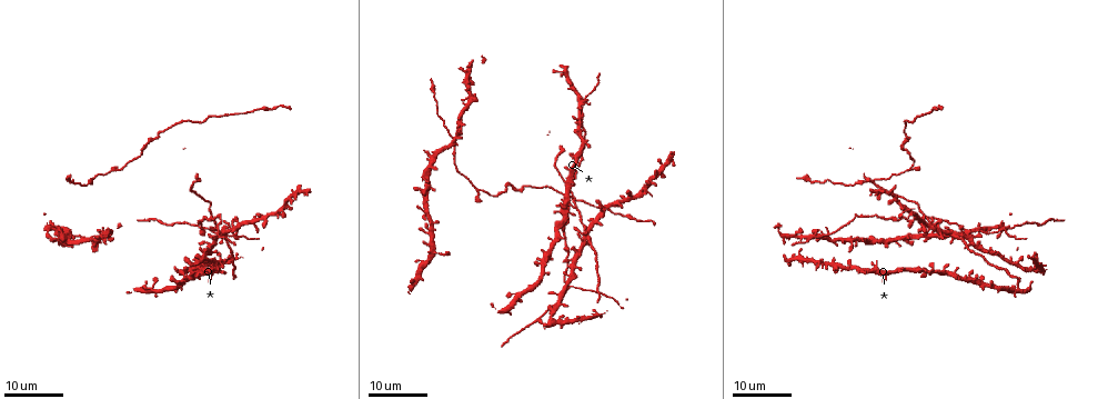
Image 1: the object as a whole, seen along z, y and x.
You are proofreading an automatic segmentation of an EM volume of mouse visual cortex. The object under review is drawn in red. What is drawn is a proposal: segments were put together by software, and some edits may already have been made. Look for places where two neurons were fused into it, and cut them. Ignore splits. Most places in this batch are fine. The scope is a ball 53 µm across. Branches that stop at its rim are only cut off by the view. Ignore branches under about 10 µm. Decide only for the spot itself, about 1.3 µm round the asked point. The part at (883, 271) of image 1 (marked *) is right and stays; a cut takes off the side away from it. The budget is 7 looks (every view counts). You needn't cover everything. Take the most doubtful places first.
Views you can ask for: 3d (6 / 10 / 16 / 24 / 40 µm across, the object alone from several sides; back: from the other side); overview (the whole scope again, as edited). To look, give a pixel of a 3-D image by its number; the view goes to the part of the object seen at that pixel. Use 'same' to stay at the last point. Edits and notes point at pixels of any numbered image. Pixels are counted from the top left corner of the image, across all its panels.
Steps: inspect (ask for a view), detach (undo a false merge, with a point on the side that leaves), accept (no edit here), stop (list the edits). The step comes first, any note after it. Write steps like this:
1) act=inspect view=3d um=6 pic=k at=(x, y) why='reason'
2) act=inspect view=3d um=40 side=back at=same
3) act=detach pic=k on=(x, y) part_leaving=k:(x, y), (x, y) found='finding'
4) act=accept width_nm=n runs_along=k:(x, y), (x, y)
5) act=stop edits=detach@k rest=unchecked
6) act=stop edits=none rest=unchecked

act=inspect view=3d um=16 pic=1 at=(958, 237) why='small branch off a trunk'

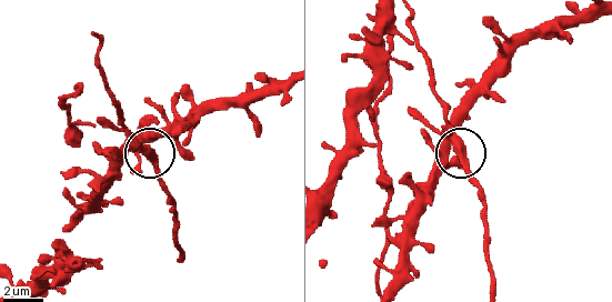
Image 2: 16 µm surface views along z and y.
act=inspect view=3d um=10 pic=2 at=(456, 150)

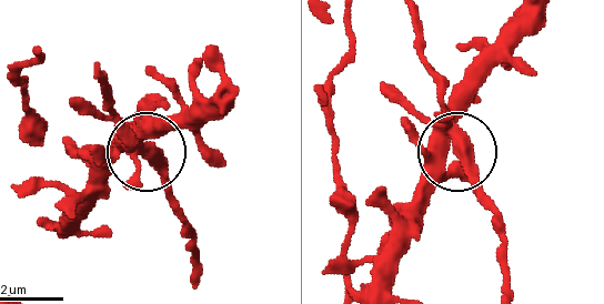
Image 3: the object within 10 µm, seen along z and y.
act=detach pic=3 on=(127, 133) side_arm_um=15 found='two neurons meet here'

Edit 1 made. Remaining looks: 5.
act=inspect view=3d um=16 pic=2 at=(387, 229) why='arms part here'

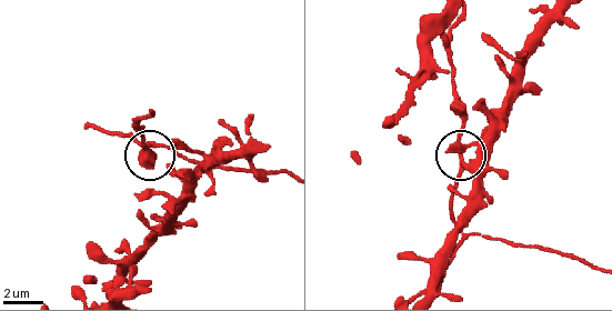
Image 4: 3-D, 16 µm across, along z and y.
act=inspect view=3d um=6 at=same

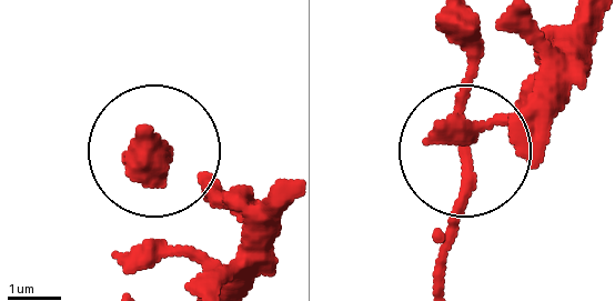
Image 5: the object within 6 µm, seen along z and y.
act=accept width_nm=130 found='continuous, no second neuron'

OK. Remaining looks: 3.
act=inspect view=3d um=16 pic=1 at=(619, 215) why='thick turns thin'

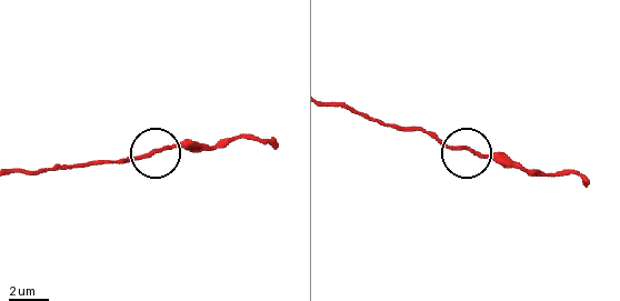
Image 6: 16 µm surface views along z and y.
act=inspect view=3d um=10 pic=6 at=(164, 150)

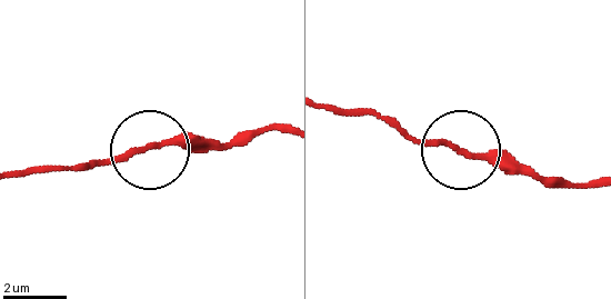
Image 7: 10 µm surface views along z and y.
act=accept runs_along=7:(13, 178), (84, 170), (157, 146), (241, 146) found='continuous, no second neuron'

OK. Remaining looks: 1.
act=stop edits=detach@3 rest=unchecked

